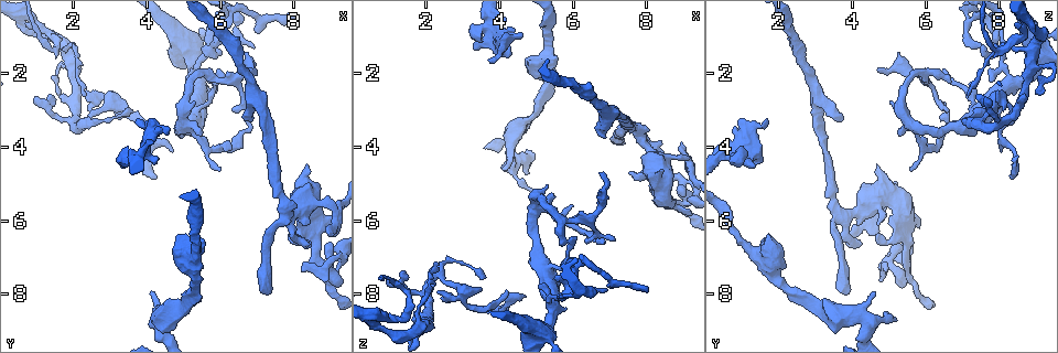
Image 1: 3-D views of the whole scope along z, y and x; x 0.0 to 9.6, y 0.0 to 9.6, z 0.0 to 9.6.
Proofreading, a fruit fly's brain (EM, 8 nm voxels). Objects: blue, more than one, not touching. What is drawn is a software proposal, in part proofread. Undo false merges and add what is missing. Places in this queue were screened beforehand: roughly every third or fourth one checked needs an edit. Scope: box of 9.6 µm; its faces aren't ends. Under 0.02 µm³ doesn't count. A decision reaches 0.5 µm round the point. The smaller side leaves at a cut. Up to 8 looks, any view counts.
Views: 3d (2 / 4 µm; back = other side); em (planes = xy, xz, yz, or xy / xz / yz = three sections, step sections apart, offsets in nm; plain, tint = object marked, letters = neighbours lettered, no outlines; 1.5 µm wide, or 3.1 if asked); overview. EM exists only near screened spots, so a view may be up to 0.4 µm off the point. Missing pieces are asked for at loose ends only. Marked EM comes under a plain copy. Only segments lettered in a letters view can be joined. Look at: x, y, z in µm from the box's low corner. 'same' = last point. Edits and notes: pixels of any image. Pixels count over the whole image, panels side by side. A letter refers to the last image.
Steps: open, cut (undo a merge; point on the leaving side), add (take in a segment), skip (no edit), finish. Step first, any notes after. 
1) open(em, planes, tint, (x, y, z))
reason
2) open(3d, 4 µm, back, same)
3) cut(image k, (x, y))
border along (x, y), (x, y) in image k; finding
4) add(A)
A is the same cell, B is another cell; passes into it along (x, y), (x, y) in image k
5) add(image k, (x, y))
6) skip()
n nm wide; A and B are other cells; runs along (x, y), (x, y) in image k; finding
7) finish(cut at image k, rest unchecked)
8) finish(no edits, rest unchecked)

open(3d, 2 µm, (5.30, 6.55, 1.00))
thick turns thin

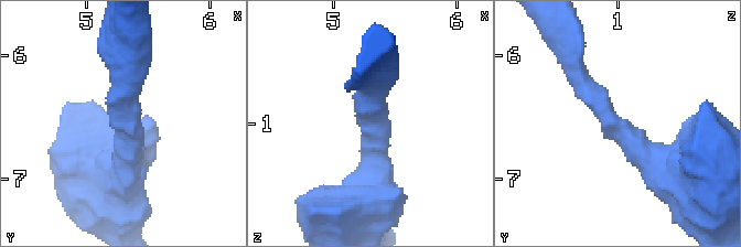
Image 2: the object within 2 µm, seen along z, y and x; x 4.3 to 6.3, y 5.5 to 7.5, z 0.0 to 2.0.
open(em, planes, letters, (5.32, 6.54, 0.98))
arms of 220, 460 nm

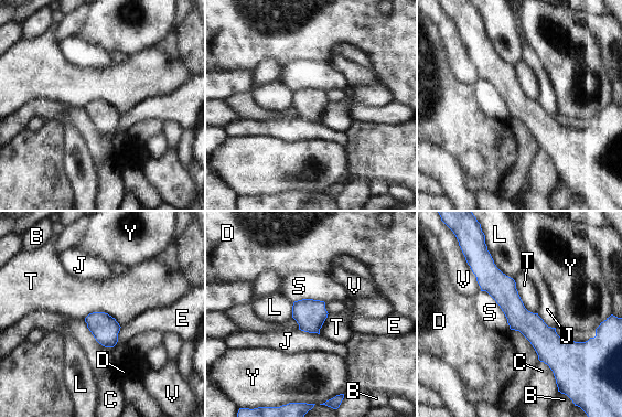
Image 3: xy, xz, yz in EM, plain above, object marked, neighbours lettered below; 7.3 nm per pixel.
skip()
B, C, D, E, J, L, S, T, V and Y are other cells; runs along (489, 260), (557, 373) in image 3; all the same neuron

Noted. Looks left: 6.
open(3d, 4 µm, (4.90, 8.70, 5.20))

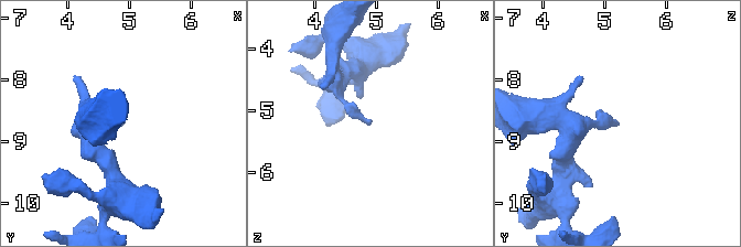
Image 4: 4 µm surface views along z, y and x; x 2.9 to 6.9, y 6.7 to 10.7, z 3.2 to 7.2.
open(em, planes, letters, (4.90, 8.75, 5.20))
now the EM

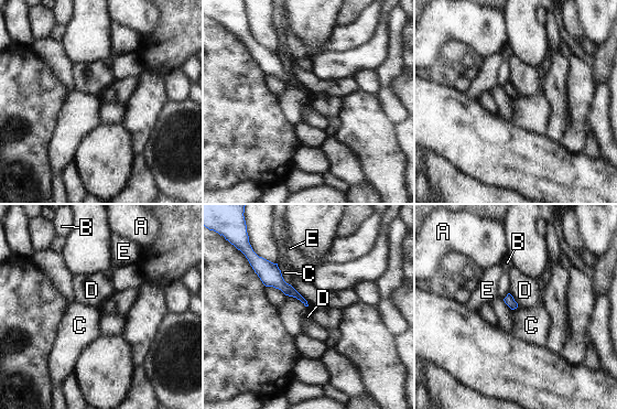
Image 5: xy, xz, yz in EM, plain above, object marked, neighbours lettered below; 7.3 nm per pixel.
skip()
C touches over 200 nm; A, B, C, D and E are other cells; none of them fits

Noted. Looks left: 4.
open(em, planes, letters, (9.10, 5.85, 4.45))
a fork

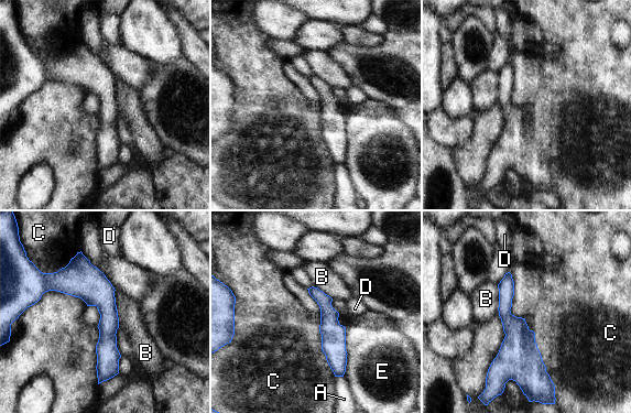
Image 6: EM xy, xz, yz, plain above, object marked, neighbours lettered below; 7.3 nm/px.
skip()
140 nm wide; A, B, C, D and E are other cells; border along (524, 318), (534, 333), (555, 398) in image 6; continuous, no second neuron

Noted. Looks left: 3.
finish(no edits, rest unchecked)

